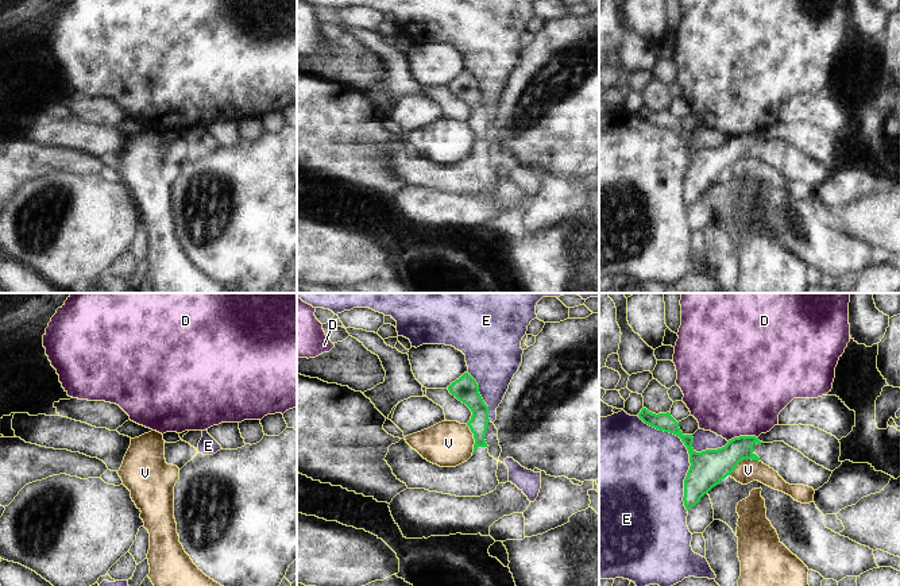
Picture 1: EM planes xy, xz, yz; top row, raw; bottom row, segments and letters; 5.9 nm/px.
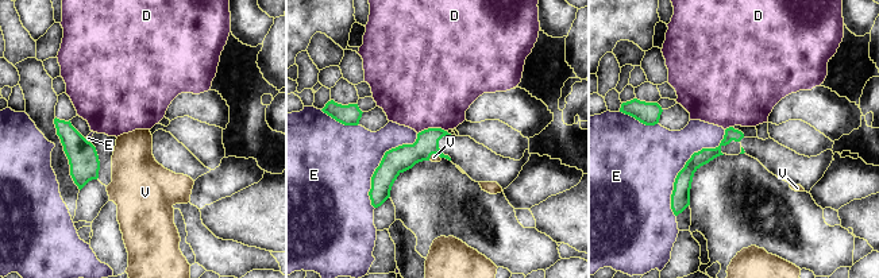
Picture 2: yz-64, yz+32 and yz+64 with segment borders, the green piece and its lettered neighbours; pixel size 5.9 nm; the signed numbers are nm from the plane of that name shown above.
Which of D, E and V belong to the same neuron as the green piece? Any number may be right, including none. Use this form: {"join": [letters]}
{"join": []}

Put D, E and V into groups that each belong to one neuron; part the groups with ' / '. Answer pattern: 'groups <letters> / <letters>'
groups D / E / V

